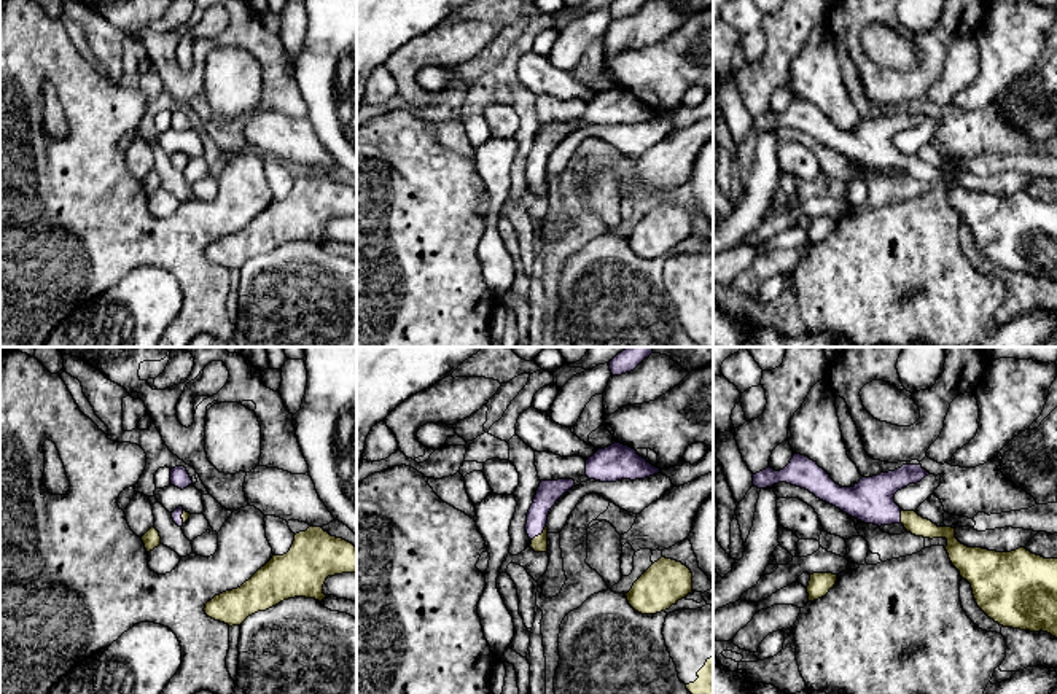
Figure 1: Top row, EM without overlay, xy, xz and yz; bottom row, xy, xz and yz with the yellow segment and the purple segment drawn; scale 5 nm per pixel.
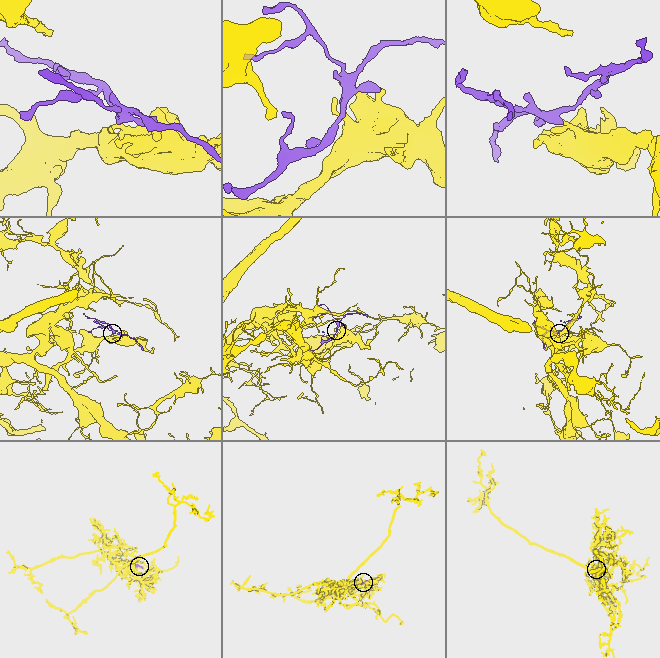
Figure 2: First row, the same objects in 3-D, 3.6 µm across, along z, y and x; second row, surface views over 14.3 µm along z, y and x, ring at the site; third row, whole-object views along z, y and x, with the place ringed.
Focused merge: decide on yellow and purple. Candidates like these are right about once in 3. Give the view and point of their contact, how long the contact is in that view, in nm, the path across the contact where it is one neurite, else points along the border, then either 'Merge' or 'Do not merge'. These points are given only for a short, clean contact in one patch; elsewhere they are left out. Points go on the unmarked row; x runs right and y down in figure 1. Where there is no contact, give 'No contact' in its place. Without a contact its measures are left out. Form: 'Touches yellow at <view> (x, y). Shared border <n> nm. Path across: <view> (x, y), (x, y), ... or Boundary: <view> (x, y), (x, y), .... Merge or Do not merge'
Touches yellow at xz (542, 177). Shared border 100 nm. Path across: xz (538, 187), (542, 177), (540, 150), (548, 136). Merge

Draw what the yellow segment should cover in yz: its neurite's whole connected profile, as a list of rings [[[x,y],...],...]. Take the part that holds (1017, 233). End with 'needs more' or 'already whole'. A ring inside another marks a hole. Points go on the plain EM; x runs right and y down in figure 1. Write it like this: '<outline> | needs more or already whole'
[[[794,97],[783,113],[767,110],[753,118],[753,129],[766,132],[786,126],[864,167],[903,167],[915,180],[946,181],[952,209],[971,228],[977,250],[990,263],[1003,271],[1043,274],[1057,282],[1057,202],[1044,202],[1025,191],[1011,196],[968,191],[955,181],[955,172],[903,154],[895,137],[928,118],[922,108],[906,107],[895,115],[861,121],[853,131],[841,131],[817,105]]] | needs more

